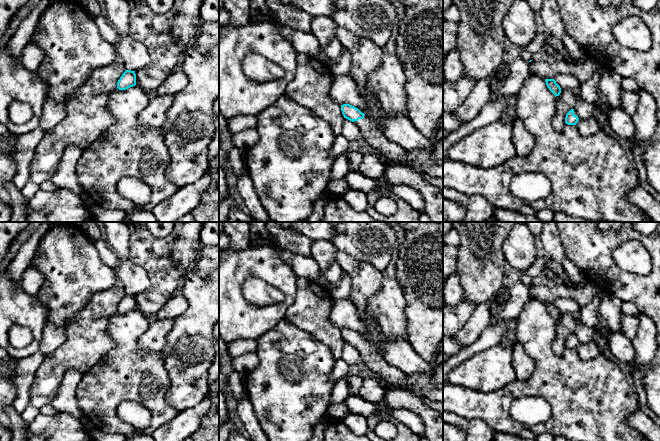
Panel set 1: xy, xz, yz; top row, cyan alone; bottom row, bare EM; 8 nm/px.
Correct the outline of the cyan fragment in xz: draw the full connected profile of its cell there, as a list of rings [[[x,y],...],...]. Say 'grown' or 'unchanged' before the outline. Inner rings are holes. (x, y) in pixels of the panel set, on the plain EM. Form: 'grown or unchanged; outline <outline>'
grown; outline [[[343,328],[341,329],[341,335],[344,342],[354,346],[358,350],[360,361],[369,367],[376,376],[381,377],[386,382],[397,385],[405,382],[407,375],[400,369],[388,364],[380,354],[378,348],[358,332],[350,328]]]

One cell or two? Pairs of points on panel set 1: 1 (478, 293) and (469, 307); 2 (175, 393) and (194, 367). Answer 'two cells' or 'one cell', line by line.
1: two cells
2: one cell

